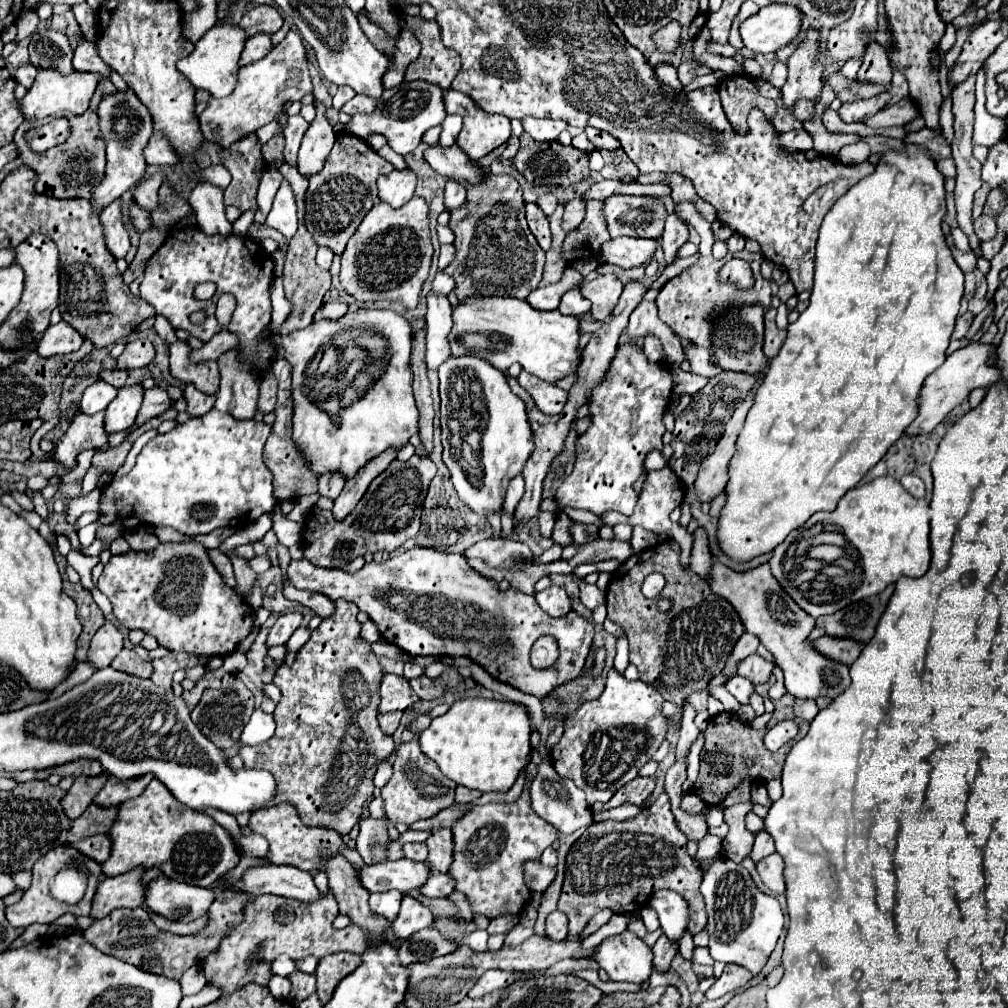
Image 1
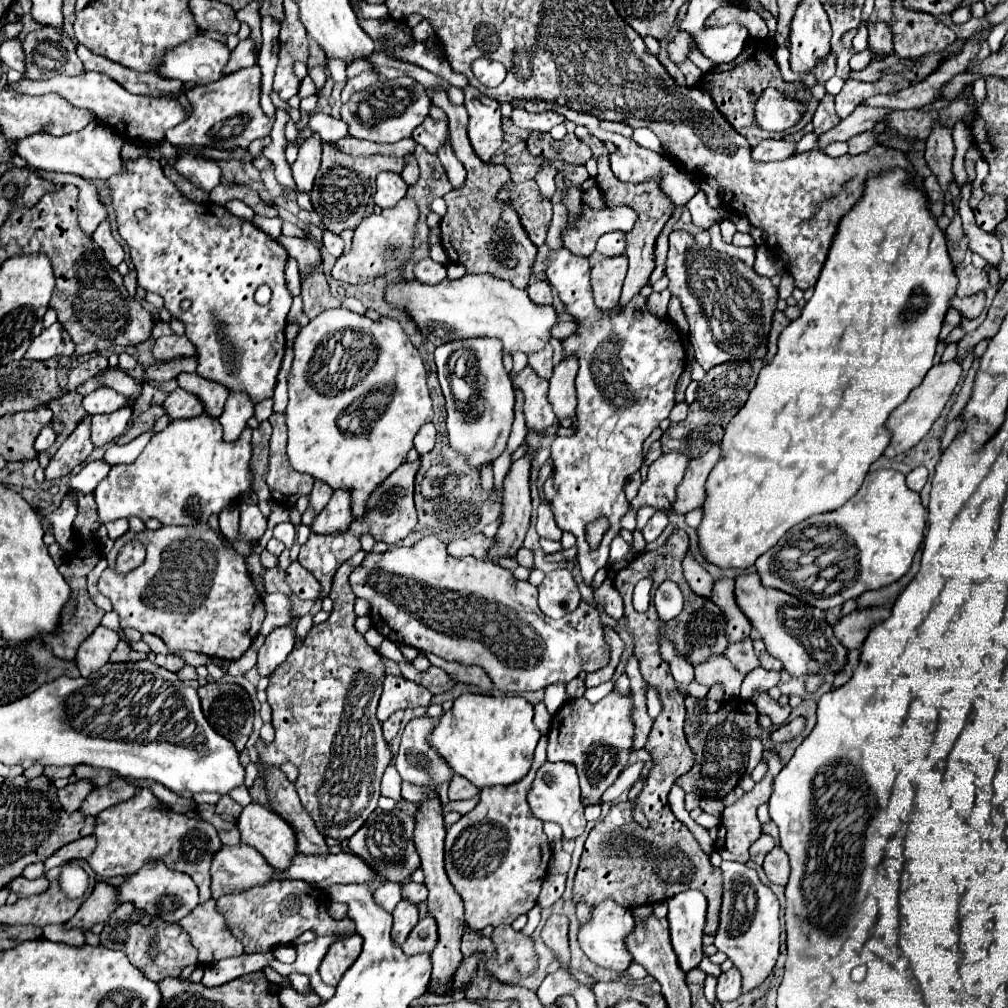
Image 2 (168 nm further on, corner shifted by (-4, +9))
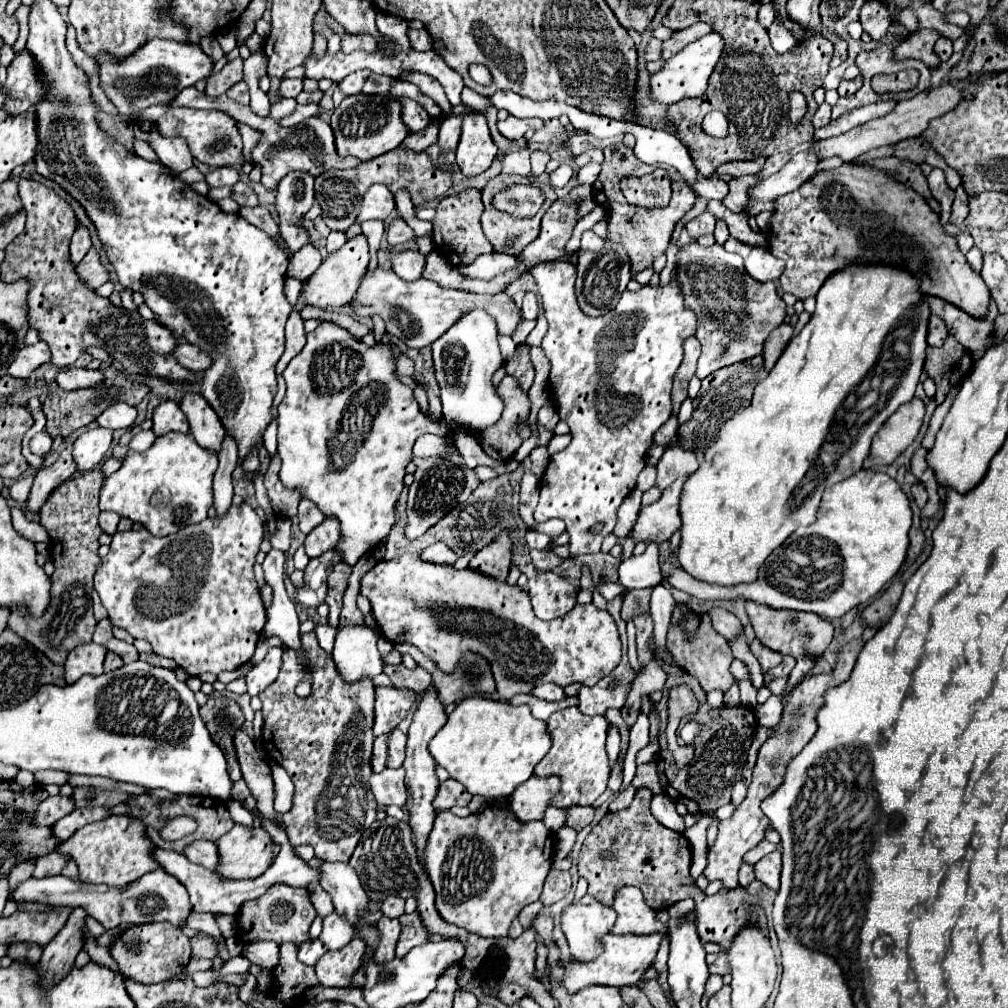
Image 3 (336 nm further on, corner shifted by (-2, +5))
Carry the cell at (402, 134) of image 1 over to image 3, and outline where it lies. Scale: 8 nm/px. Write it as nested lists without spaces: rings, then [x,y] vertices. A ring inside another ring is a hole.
[[[348,95],[342,103],[334,109],[330,119],[334,137],[336,137],[336,151],[340,157],[358,157],[360,161],[376,159],[394,147],[398,147],[404,137],[408,135],[406,125],[402,125],[398,101],[394,97],[380,97],[380,95]]]

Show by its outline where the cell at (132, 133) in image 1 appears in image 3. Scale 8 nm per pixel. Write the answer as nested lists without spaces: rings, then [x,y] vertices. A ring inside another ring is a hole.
[[[78,227],[72,235],[72,241],[70,241],[70,263],[72,265],[78,265],[84,255],[90,251],[92,243],[90,243],[90,233],[86,227]]]

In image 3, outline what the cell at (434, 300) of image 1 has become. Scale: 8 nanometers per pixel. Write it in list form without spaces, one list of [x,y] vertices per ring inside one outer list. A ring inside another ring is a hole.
[[[398,251],[390,257],[392,261],[392,271],[400,277],[400,279],[420,279],[422,277],[422,269],[424,269],[424,255],[420,251]]]

